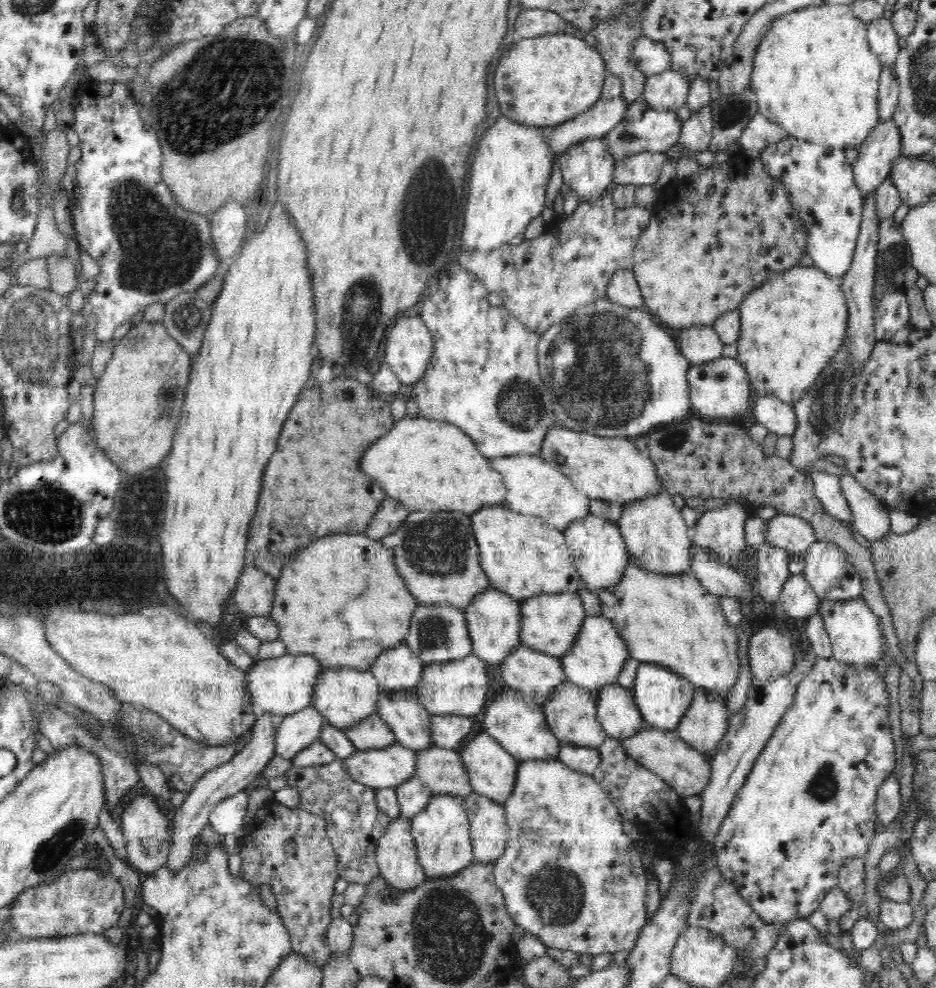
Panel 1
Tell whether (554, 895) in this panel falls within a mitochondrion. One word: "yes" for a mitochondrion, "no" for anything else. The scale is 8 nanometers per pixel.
yes

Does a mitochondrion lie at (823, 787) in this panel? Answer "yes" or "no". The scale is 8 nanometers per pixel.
yes

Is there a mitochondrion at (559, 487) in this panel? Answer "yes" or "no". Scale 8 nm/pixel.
no

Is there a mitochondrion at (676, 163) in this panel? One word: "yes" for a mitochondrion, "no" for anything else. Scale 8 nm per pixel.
no

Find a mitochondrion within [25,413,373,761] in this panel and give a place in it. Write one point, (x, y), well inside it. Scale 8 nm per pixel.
(120, 737)

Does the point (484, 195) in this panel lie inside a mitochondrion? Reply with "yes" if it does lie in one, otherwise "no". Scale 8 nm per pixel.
no

